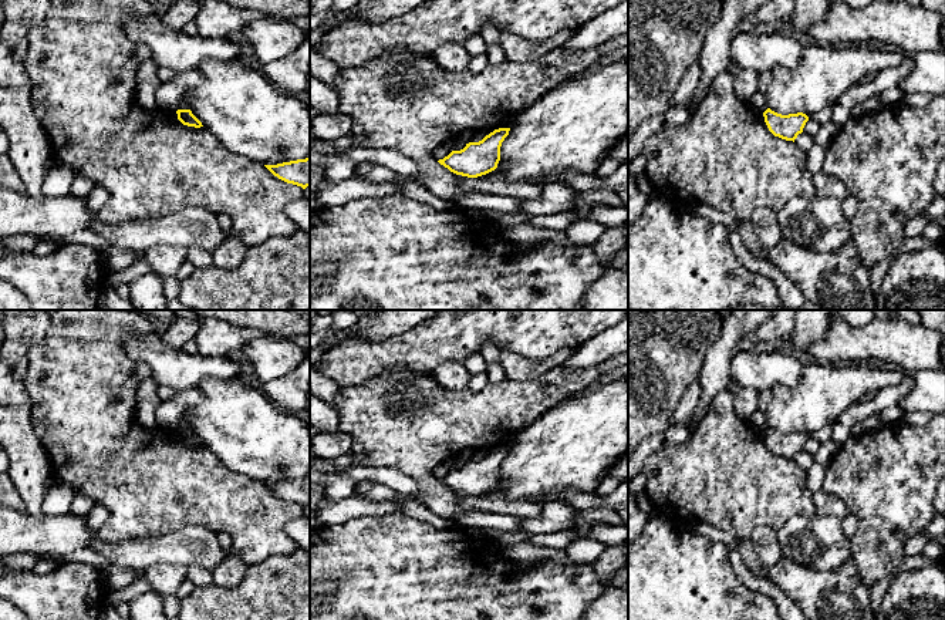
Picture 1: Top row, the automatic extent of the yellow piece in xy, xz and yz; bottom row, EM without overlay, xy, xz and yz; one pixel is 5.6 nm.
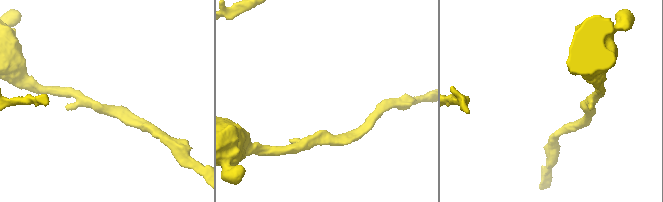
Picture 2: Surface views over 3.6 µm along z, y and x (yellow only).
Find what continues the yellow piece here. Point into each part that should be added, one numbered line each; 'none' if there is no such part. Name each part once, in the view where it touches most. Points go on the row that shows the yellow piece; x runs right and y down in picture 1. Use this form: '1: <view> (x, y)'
none

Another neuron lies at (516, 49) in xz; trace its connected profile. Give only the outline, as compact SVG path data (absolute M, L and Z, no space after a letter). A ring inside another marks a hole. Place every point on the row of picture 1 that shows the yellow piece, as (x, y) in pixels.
M506 28L500 31L500 47L503 48L504 58L514 63L529 63L537 60L550 51L563 47L573 36L570 31L558 33L546 40L526 40Z

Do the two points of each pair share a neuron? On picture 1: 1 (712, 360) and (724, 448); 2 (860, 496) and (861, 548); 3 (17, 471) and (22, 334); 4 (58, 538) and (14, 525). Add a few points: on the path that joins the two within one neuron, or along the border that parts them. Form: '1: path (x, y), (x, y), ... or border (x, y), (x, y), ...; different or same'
1: border (728, 387), (715, 396), (699, 421); different
2: path (867, 509), (867, 535); same
3: path (16, 437), (16, 369); same
4: path (47, 535), (26, 533); same

